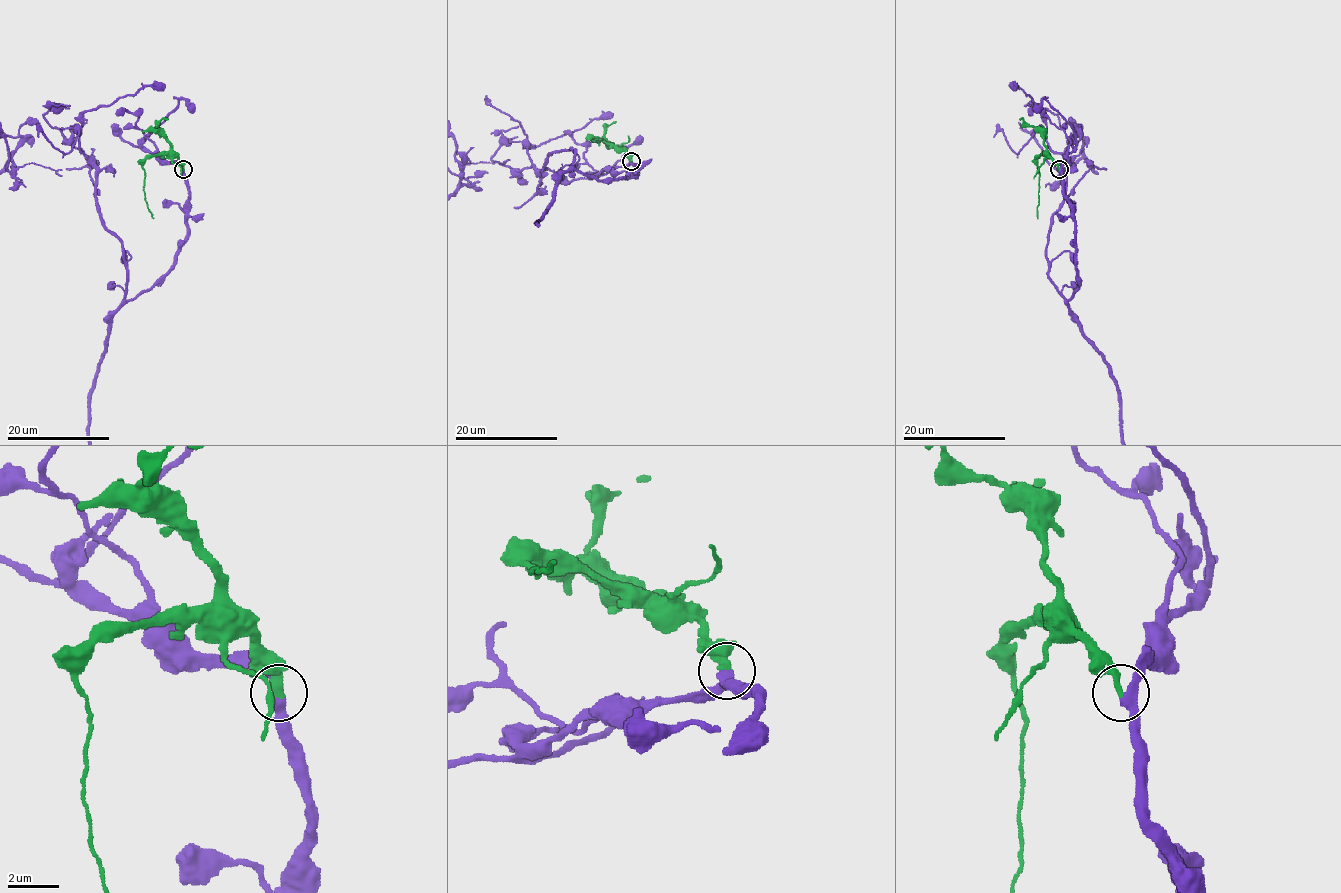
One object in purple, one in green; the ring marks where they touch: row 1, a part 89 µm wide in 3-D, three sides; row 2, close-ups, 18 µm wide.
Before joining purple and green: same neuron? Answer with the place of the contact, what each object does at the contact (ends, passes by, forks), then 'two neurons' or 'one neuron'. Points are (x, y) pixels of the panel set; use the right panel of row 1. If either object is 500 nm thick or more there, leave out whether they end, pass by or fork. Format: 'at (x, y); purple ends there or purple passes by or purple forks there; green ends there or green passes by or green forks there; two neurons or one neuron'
at (1059, 169); purple passes by; green ends there; one neuron

